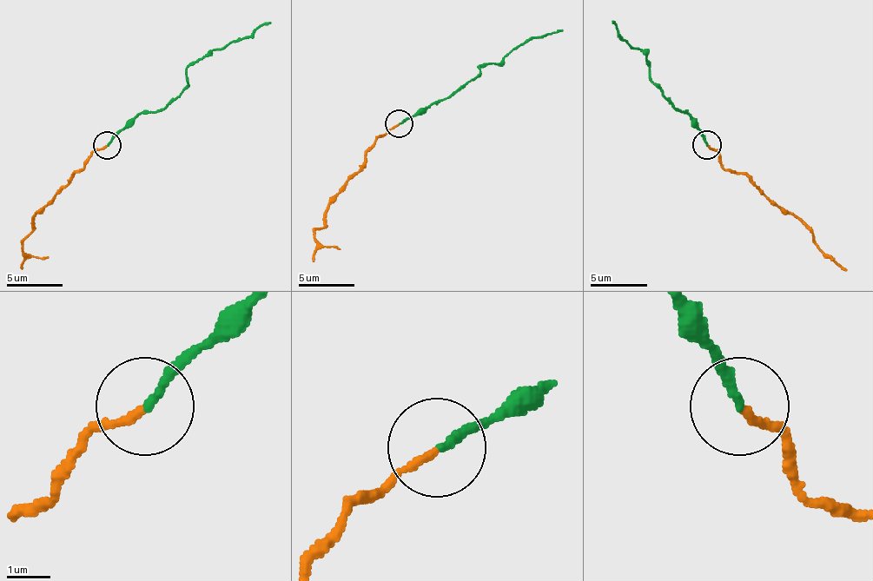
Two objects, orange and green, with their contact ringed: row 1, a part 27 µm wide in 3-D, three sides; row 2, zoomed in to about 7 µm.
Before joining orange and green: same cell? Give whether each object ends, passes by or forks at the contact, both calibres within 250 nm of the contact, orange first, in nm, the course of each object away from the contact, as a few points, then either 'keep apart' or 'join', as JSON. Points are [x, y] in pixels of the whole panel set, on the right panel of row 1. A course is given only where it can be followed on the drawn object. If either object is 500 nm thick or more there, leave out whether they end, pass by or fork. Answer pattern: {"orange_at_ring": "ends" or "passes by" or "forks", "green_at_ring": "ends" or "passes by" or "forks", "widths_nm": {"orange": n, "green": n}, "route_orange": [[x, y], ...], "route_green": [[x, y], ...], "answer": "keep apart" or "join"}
{"orange_at_ring": "ends", "green_at_ring": "ends", "widths_nm": {"orange": 170, "green": 190}, "route_orange": [[707, 144], [718, 153], [727, 169], [747, 175], [797, 221], [823, 252], [835, 257]], "route_green": [[707, 144], [684, 113], [653, 82], [645, 56], [619, 36], [611, 20]], "answer": "join"}

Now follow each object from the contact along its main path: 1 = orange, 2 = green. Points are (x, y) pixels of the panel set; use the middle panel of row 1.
1: (400, 124), (374, 143), (366, 163), (324, 214), (316, 238), (324, 247), (340, 249)
2: (400, 124), (433, 102), (461, 90), (480, 70), (480, 65), (498, 62), (505, 54), (562, 29)

